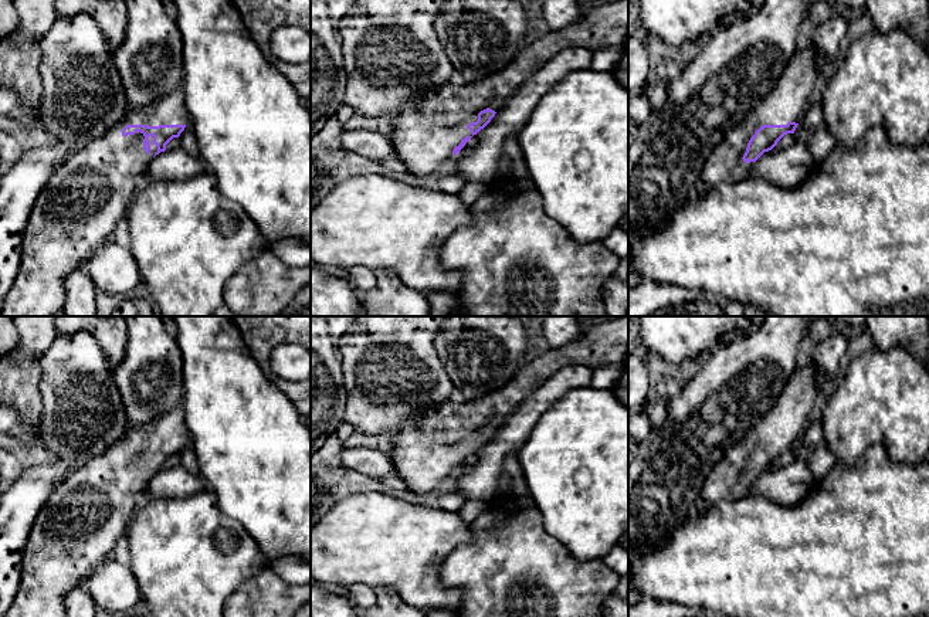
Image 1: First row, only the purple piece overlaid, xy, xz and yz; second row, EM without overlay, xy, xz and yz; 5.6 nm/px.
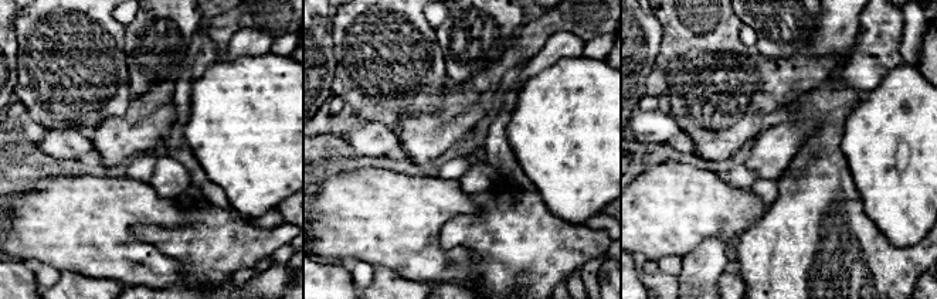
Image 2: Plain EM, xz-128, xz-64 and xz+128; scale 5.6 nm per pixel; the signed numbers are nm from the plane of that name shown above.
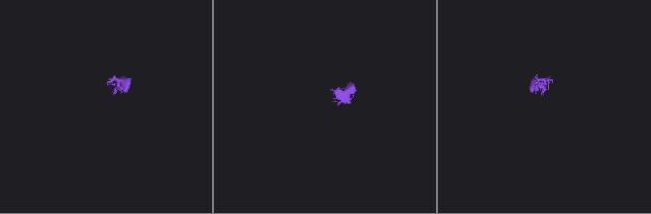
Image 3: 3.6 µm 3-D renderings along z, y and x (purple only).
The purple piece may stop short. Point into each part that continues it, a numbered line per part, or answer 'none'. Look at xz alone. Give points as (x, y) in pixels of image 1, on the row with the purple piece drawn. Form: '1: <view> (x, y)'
1: xz (433, 122)

